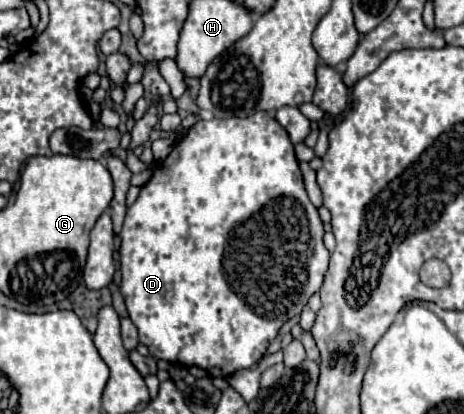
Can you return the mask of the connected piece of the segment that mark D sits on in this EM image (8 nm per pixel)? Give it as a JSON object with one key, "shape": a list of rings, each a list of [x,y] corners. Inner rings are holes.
{"shape":[[[256,112],[254,116],[248,116],[248,118],[226,118],[226,120],[212,118],[212,120],[196,122],[188,130],[188,134],[174,144],[168,158],[156,164],[156,168],[152,170],[152,178],[142,186],[138,200],[128,208],[126,220],[120,232],[120,238],[122,238],[120,292],[124,296],[130,320],[138,328],[140,342],[150,350],[154,358],[168,360],[186,368],[198,366],[198,368],[204,368],[210,376],[228,378],[230,374],[238,370],[250,368],[256,360],[262,358],[268,344],[276,338],[278,330],[282,328],[282,324],[288,318],[298,316],[302,308],[306,306],[308,298],[320,290],[324,282],[324,274],[328,270],[328,258],[330,258],[330,252],[326,250],[322,242],[322,236],[324,236],[322,220],[318,216],[316,206],[310,202],[304,190],[294,146],[290,144],[286,132],[282,132],[282,126],[274,120],[270,112]]]}

